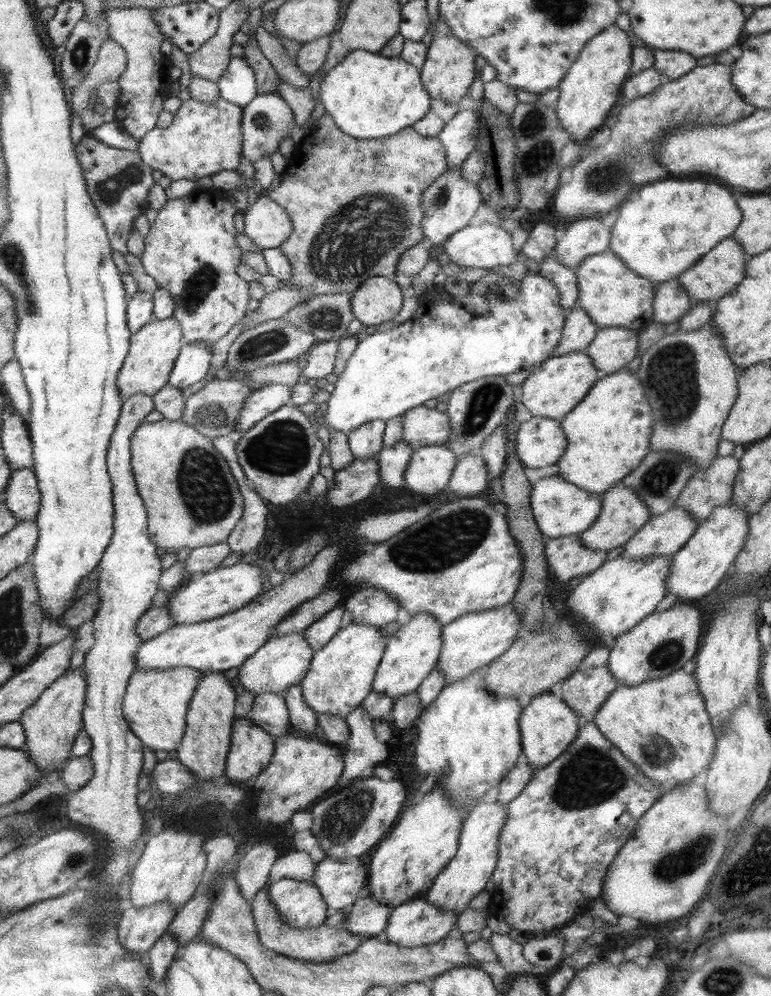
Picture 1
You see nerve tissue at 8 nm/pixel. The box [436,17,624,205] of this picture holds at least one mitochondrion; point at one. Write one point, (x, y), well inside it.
(533, 124)

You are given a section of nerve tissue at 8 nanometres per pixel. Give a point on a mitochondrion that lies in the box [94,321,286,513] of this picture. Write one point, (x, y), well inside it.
(212, 414)

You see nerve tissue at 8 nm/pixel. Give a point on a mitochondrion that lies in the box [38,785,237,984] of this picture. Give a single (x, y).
(78, 861)

